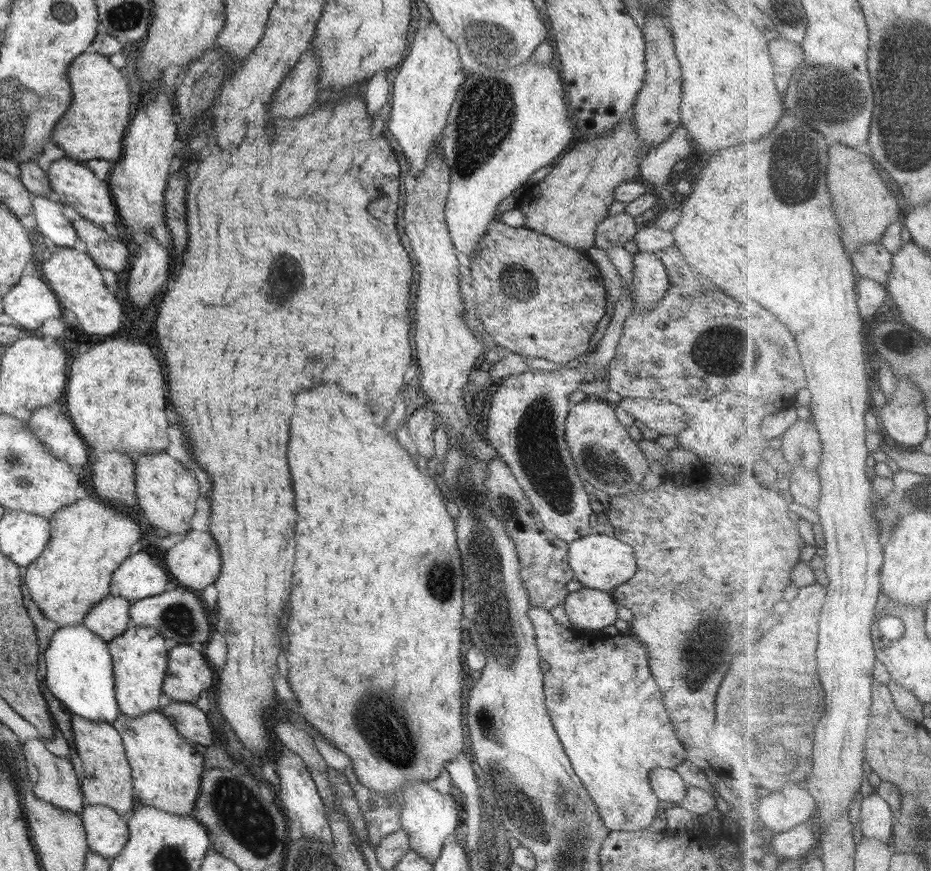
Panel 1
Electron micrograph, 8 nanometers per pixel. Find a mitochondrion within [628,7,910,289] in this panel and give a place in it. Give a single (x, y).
(829, 88)

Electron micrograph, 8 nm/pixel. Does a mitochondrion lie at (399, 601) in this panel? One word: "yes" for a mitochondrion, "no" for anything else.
no

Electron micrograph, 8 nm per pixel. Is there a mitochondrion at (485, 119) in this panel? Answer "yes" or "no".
yes

